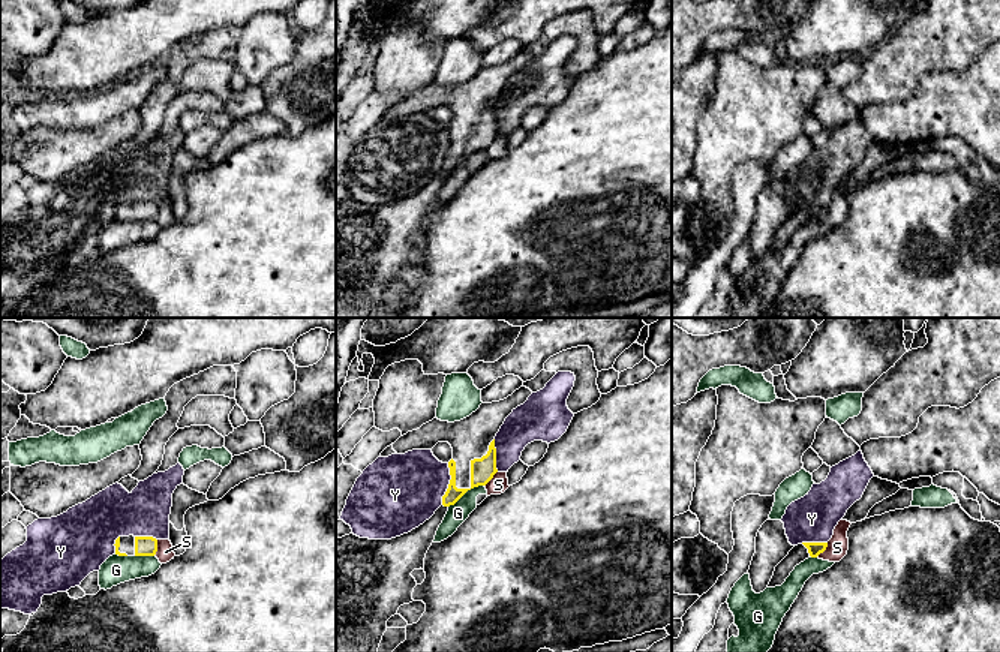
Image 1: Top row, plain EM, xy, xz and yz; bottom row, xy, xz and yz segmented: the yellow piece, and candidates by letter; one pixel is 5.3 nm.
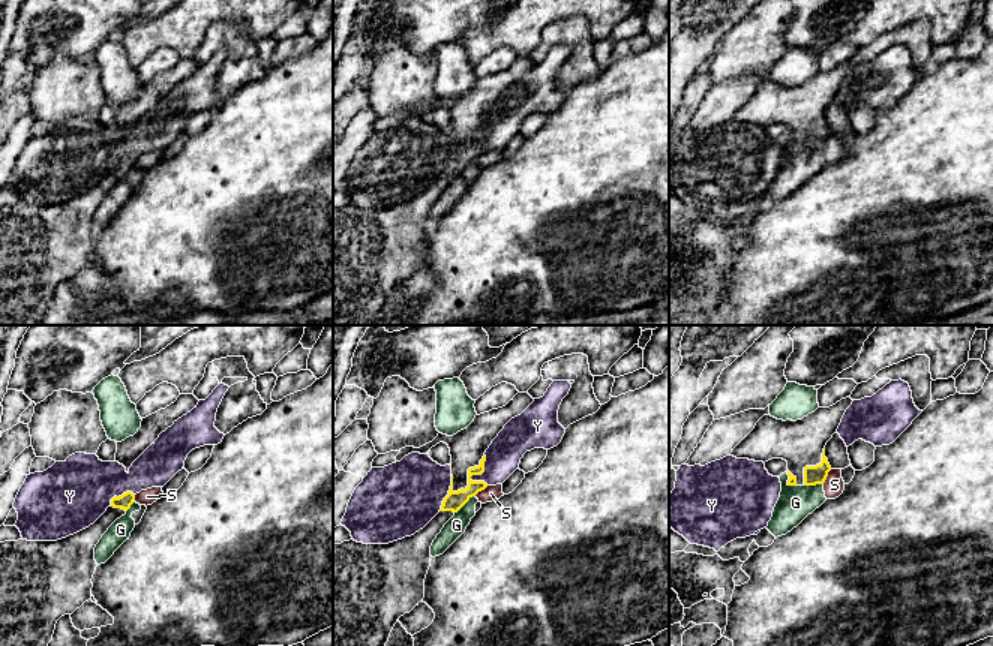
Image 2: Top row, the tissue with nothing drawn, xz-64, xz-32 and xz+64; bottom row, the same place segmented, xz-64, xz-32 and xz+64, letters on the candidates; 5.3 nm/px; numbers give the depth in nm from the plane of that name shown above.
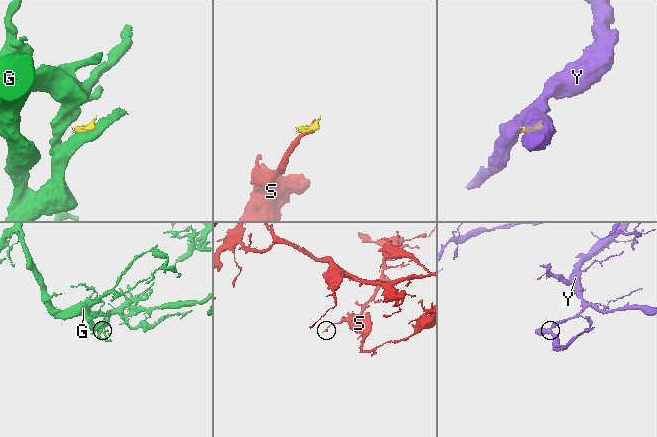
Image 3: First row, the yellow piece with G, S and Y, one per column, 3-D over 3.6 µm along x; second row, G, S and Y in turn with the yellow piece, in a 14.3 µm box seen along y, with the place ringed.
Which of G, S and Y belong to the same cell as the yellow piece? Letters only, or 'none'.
none

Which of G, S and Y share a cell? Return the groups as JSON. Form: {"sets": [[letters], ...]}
{"sets": [["G"], ["S"], ["Y"]]}

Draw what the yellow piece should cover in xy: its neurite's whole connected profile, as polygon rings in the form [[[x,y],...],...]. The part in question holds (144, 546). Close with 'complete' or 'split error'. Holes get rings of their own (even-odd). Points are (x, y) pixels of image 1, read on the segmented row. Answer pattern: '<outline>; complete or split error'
[[[118,537],[114,546],[118,556],[154,556],[157,552],[157,540],[153,537]]]; split error

